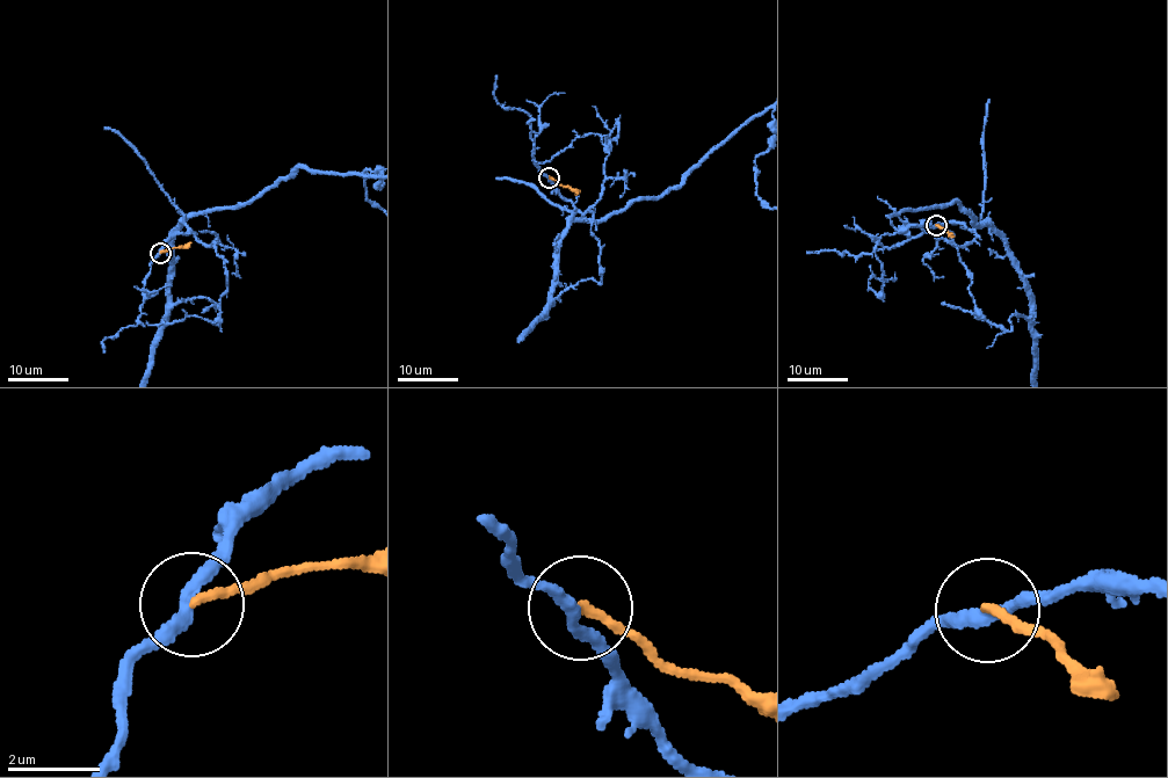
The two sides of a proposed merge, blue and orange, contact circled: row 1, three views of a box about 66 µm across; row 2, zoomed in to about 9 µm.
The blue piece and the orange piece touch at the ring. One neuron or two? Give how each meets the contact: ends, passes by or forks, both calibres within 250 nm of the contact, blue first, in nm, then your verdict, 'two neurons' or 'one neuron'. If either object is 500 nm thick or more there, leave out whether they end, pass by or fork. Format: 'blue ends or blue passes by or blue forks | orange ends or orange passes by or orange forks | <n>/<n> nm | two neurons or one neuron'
blue passes by | orange ends | 280/180 nm | two neurons

